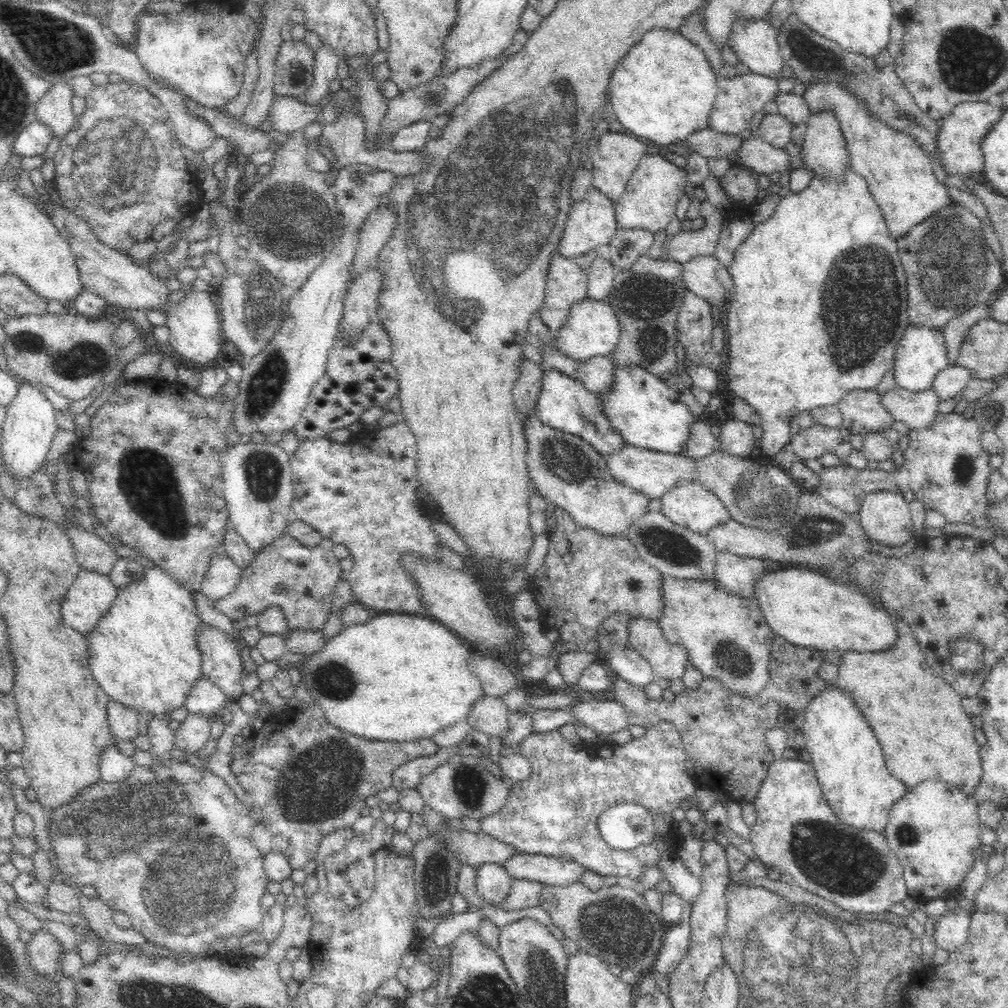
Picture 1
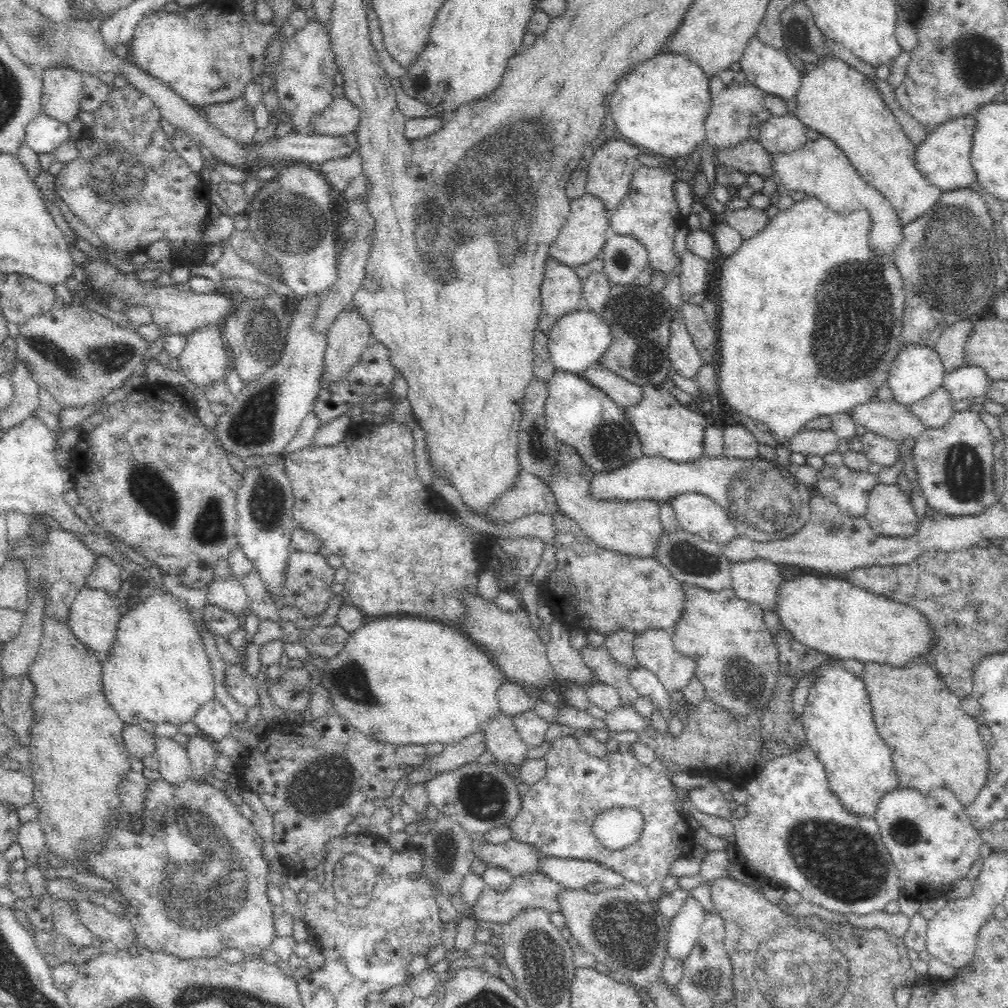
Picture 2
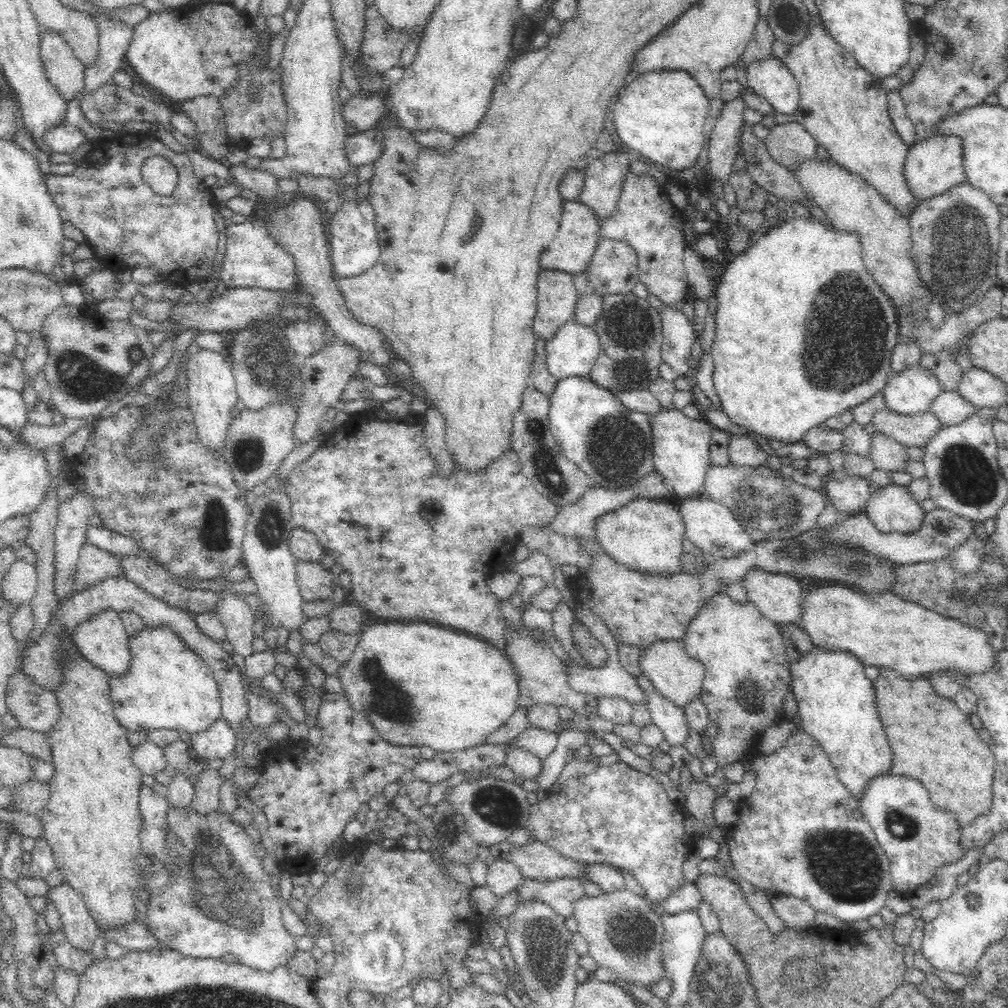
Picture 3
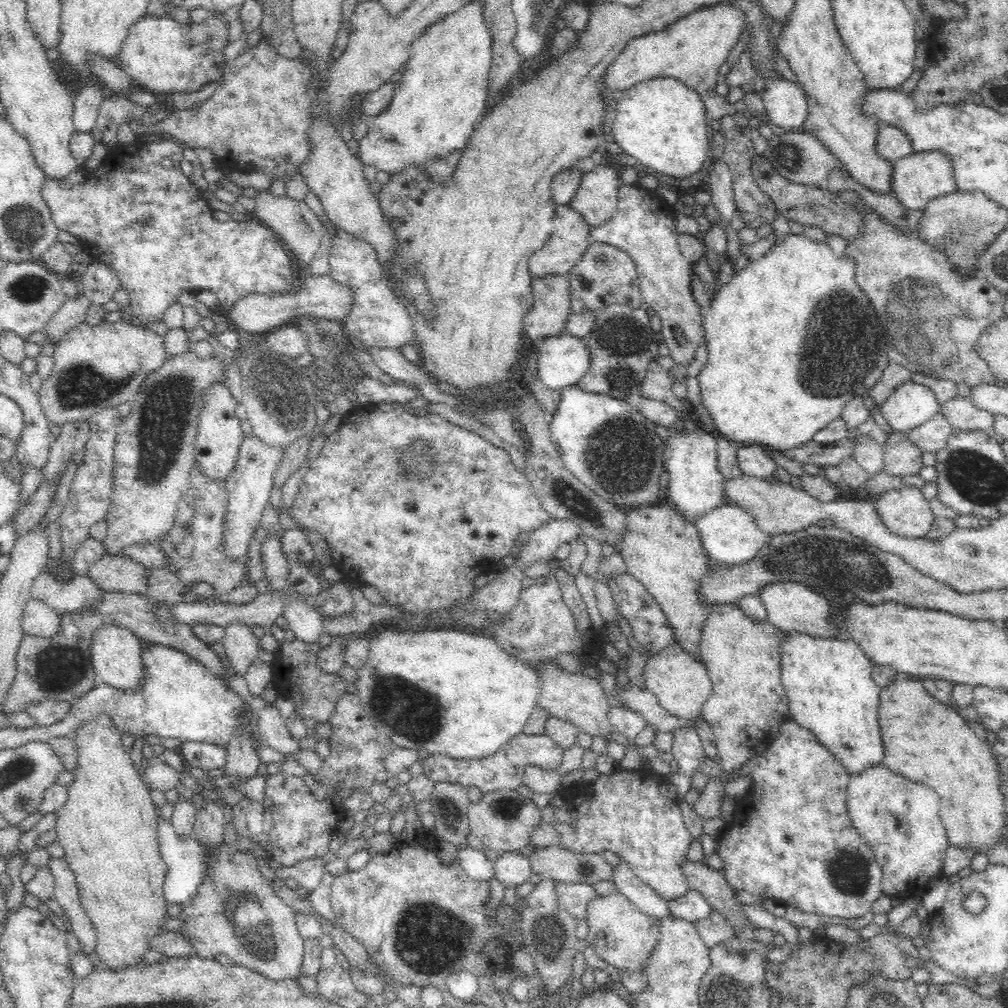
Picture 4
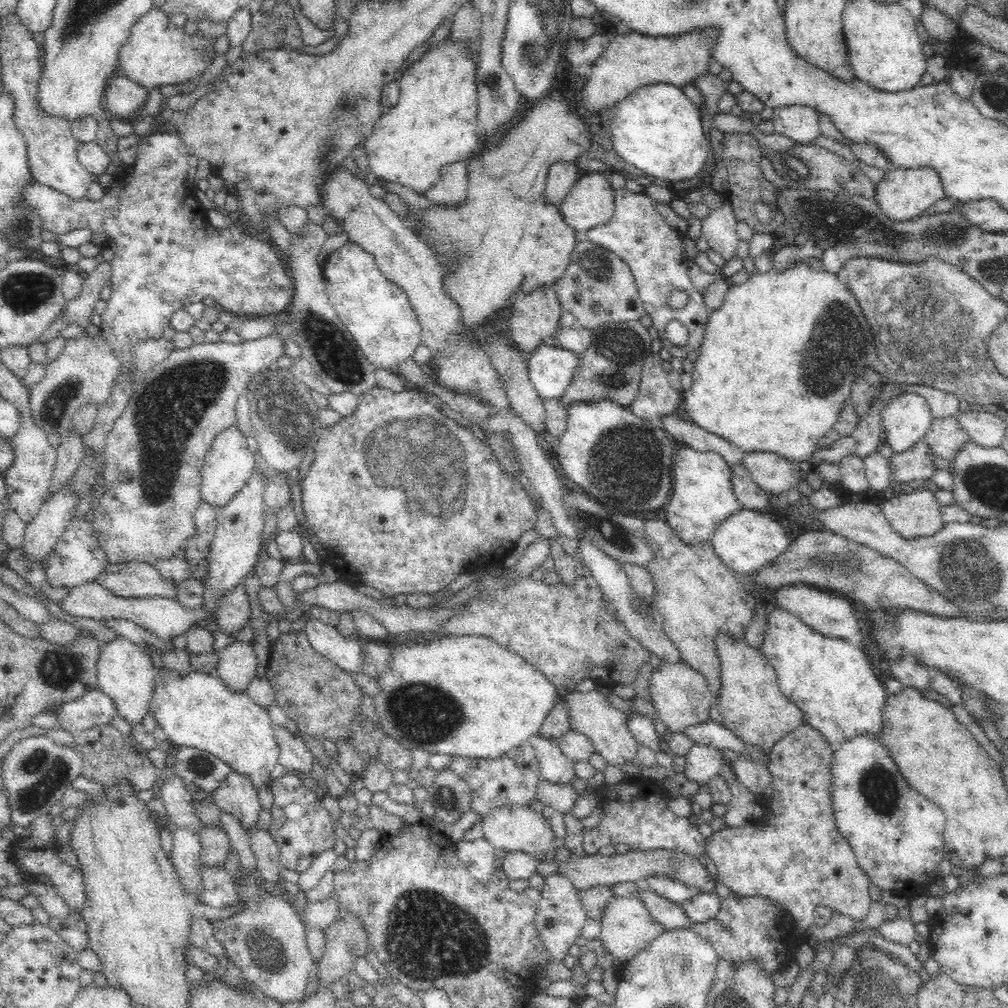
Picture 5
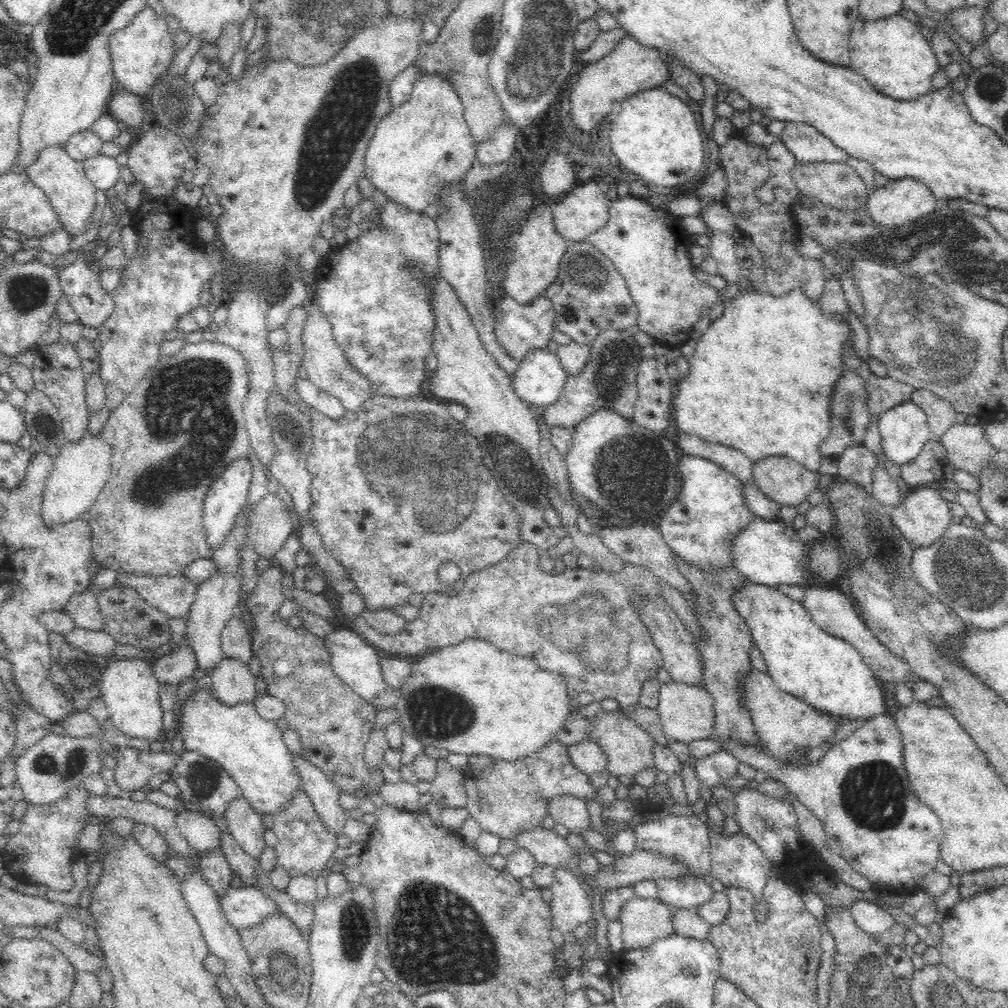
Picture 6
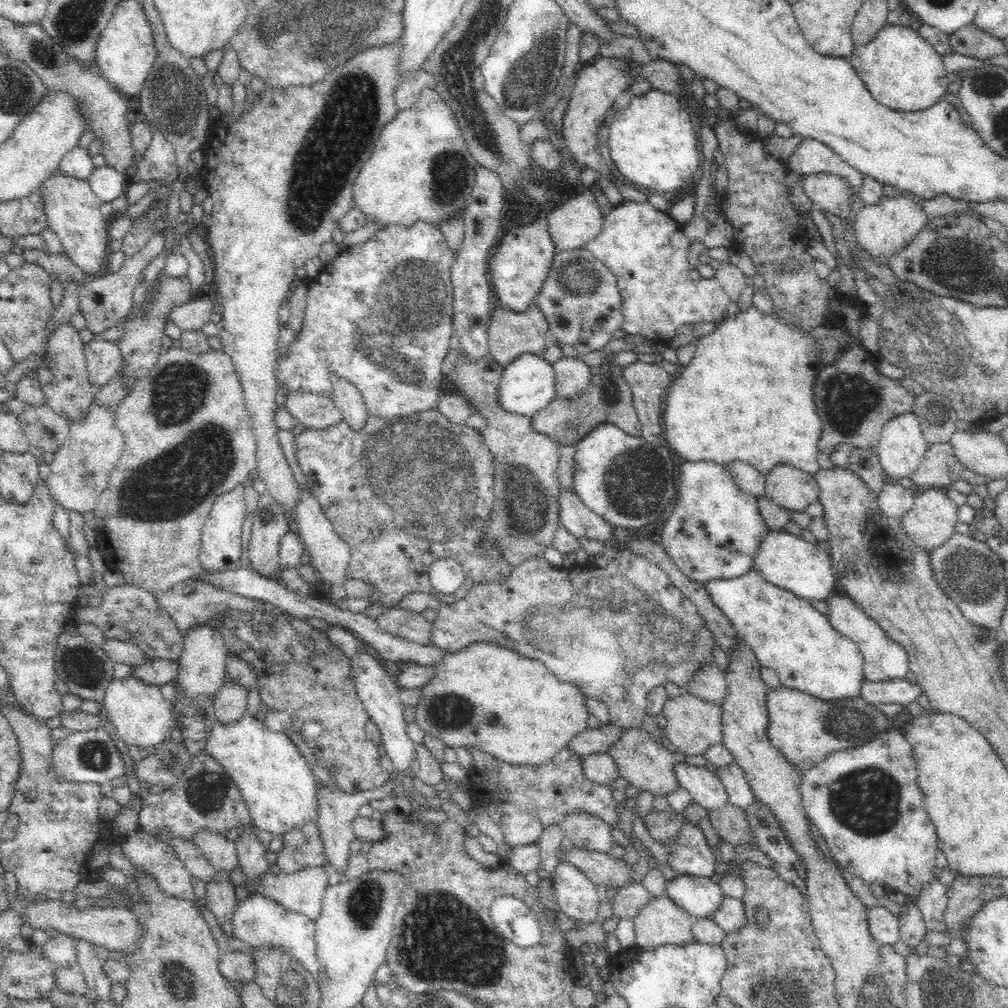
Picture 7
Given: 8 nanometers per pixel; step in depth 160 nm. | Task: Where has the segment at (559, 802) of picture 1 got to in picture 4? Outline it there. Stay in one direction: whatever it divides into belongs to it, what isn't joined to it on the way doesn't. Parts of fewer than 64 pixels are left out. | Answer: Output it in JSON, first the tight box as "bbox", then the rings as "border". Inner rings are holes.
{"bbox":[553,769,694,900],"border":[[[617,769],[611,774],[598,775],[597,781],[592,784],[582,782],[562,794],[564,806],[574,815],[574,822],[564,824],[555,819],[553,827],[560,833],[558,846],[582,854],[603,854],[604,850],[614,852],[620,859],[626,860],[634,874],[664,900],[674,900],[688,892],[689,884],[683,873],[683,864],[687,860],[688,847],[694,838],[682,821],[682,814],[678,807],[680,800],[670,795],[668,785],[662,776],[640,770]]]}

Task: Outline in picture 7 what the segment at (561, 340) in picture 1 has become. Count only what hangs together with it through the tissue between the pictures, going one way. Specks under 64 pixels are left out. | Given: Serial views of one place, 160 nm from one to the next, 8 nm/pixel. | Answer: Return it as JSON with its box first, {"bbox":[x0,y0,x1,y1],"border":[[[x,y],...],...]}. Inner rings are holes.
{"bbox":[497,353,556,417],"border":[[[524,353],[504,367],[497,386],[497,401],[506,412],[533,417],[548,406],[556,393],[552,361],[544,356]]]}

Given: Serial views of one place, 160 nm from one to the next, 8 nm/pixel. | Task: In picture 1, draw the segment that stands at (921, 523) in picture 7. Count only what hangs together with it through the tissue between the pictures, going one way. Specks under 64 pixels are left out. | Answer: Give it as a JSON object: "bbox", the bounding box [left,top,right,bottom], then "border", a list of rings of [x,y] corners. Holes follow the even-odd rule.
{"bbox":[857,491,915,546],"border":[[[878,491],[862,501],[857,520],[872,541],[903,546],[915,533],[909,502],[902,493]]]}

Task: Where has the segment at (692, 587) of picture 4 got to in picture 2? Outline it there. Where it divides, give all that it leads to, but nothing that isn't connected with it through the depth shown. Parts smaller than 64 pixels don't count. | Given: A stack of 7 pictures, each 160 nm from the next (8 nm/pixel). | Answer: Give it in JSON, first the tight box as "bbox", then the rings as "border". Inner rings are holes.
{"bbox":[548,442,663,558],"border":[[[559,442],[557,466],[548,484],[552,490],[559,512],[574,520],[588,538],[600,548],[618,554],[654,558],[658,536],[663,533],[660,521],[660,502],[653,500],[596,500],[590,495],[594,471],[584,465],[574,448]]]}

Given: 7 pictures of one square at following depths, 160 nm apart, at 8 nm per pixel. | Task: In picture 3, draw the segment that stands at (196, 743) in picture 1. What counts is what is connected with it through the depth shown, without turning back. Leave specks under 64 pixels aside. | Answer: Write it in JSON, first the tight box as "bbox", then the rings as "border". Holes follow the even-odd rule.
{"bbox":[191,761,222,814],"border":[[[201,761],[203,771],[197,775],[198,780],[194,785],[194,794],[191,805],[195,807],[198,814],[212,814],[212,810],[218,808],[220,795],[218,789],[222,778],[216,769],[208,768],[206,761]]]}

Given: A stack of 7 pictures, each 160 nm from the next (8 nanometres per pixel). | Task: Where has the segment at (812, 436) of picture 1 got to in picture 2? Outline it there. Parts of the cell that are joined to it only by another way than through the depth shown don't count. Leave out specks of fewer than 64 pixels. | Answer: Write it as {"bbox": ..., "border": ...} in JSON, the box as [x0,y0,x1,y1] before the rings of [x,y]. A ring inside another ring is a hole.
{"bbox":[786,429,838,457],"border":[[[802,429],[794,434],[786,446],[791,453],[800,453],[804,457],[824,457],[838,448],[838,435],[832,429]]]}

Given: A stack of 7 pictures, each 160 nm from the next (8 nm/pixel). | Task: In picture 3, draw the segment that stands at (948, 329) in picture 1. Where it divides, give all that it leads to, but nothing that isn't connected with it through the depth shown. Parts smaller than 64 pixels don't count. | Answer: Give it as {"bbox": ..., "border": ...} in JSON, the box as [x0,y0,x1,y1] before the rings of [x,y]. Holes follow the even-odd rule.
{"bbox":[917,350,963,391],"border":[[[940,350],[937,354],[923,354],[917,364],[935,373],[942,391],[958,390],[963,372],[958,366],[956,354],[951,350]]]}

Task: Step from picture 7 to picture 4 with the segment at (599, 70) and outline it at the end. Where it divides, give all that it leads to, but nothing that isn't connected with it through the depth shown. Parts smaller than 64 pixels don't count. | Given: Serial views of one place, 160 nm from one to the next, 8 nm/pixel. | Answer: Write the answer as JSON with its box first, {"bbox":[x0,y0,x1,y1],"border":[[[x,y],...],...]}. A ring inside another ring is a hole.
{"bbox":[602,2,745,121],"border":[[[728,2],[696,10],[671,22],[659,32],[632,38],[605,70],[602,84],[620,93],[650,78],[675,78],[699,94],[709,121],[732,117],[737,114],[737,108],[726,97],[718,96],[715,91],[716,78],[720,75],[720,65],[727,62],[728,52],[742,36],[745,24],[744,13],[734,5],[728,5]]]}

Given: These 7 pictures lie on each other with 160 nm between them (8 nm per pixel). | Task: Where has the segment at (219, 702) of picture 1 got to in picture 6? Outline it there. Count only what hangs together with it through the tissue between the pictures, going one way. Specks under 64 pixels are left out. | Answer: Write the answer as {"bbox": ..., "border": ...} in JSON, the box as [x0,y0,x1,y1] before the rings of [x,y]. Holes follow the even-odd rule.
{"bbox":[170,751,240,817],"border":[[[185,751],[181,754],[180,760],[172,768],[170,775],[171,781],[180,790],[178,794],[178,798],[182,802],[180,806],[186,808],[186,804],[189,802],[196,808],[194,812],[198,814],[198,809],[203,808],[201,811],[204,812],[204,817],[208,817],[208,814],[222,816],[226,806],[240,794],[236,781],[216,761],[206,758],[196,751]]]}

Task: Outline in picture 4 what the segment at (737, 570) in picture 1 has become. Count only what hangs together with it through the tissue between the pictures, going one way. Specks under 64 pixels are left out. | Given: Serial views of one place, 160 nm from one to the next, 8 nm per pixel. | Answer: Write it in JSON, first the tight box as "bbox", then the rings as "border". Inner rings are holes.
{"bbox":[758,582,838,638],"border":[[[776,582],[768,584],[758,594],[768,611],[767,621],[786,633],[800,632],[815,637],[838,638],[832,619],[832,605],[824,596],[806,584],[798,582]]]}

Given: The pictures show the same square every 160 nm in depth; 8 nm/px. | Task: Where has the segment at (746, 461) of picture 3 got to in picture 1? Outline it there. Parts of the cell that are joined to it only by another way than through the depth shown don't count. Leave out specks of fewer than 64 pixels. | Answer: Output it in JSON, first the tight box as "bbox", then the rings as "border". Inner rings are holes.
{"bbox":[718,418,756,457],"border":[[[736,418],[720,424],[721,433],[718,447],[734,457],[750,457],[756,447],[752,426]]]}

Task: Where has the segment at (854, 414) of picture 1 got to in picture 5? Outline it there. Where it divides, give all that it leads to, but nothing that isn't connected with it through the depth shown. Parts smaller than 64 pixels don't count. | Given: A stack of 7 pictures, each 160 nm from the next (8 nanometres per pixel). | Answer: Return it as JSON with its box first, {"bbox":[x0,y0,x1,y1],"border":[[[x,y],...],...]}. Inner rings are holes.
{"bbox":[924,415,971,463],"border":[[[956,415],[933,418],[930,428],[924,434],[924,440],[935,455],[945,459],[947,463],[971,442],[970,435],[958,425]]]}

